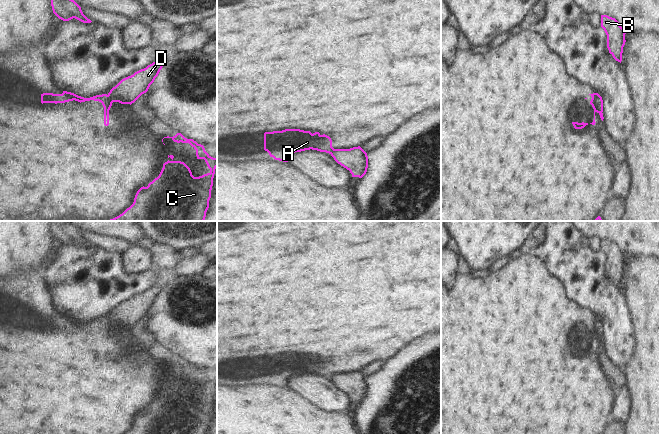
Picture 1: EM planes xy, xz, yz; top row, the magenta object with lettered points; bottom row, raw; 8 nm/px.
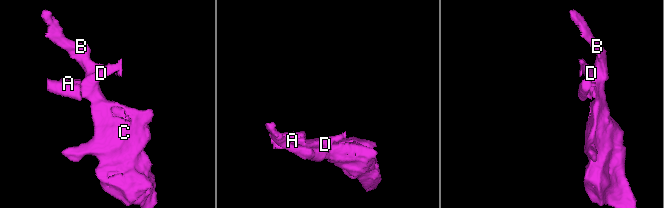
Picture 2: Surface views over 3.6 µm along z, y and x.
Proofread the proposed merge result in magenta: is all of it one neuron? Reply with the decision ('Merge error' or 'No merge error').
Merge error

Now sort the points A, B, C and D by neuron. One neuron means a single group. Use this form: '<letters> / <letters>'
A / B C D

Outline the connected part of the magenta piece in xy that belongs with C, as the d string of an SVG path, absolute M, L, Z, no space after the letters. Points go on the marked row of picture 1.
M177 133L175 136L173 137L164 137L164 138L171 138L174 142L177 142L177 143L189 143L195 150L196 150L196 156L197 156L197 159L204 159L208 168L210 169L210 172L207 173L207 174L204 174L202 176L199 176L199 177L194 177L192 175L192 172L190 170L190 168L184 163L184 162L181 162L181 161L174 161L173 158L174 156L173 155L168 155L168 158L170 157L172 160L171 161L167 161L163 164L163 168L159 174L159 176L157 178L155 178L152 182L150 182L148 184L147 187L141 187L136 195L135 195L135 198L134 198L134 202L133 204L127 208L122 214L120 214L119 216L113 218L113 219L110 219L110 220L107 220L107 221L204 221L205 220L205 217L206 217L206 212L209 208L209 200L211 198L211 190L212 190L212 186L213 186L213 178L214 178L214 174L215 174L215 169L217 168L217 158L213 158L211 157L206 151L205 151L205 148L203 145L201 144L198 144L196 141L194 141L193 139L187 139L185 138L181 133Z

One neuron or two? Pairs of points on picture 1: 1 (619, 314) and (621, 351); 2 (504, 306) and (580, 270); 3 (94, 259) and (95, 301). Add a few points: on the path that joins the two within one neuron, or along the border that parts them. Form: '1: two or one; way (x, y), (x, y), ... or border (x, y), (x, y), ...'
1: one; way (619, 323), (619, 342)
2: two; border (544, 262), (547, 270), (562, 282), (571, 300)
3: one; way (94, 269), (94, 291)

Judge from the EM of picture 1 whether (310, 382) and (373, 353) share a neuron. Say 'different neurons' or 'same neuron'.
different neurons

